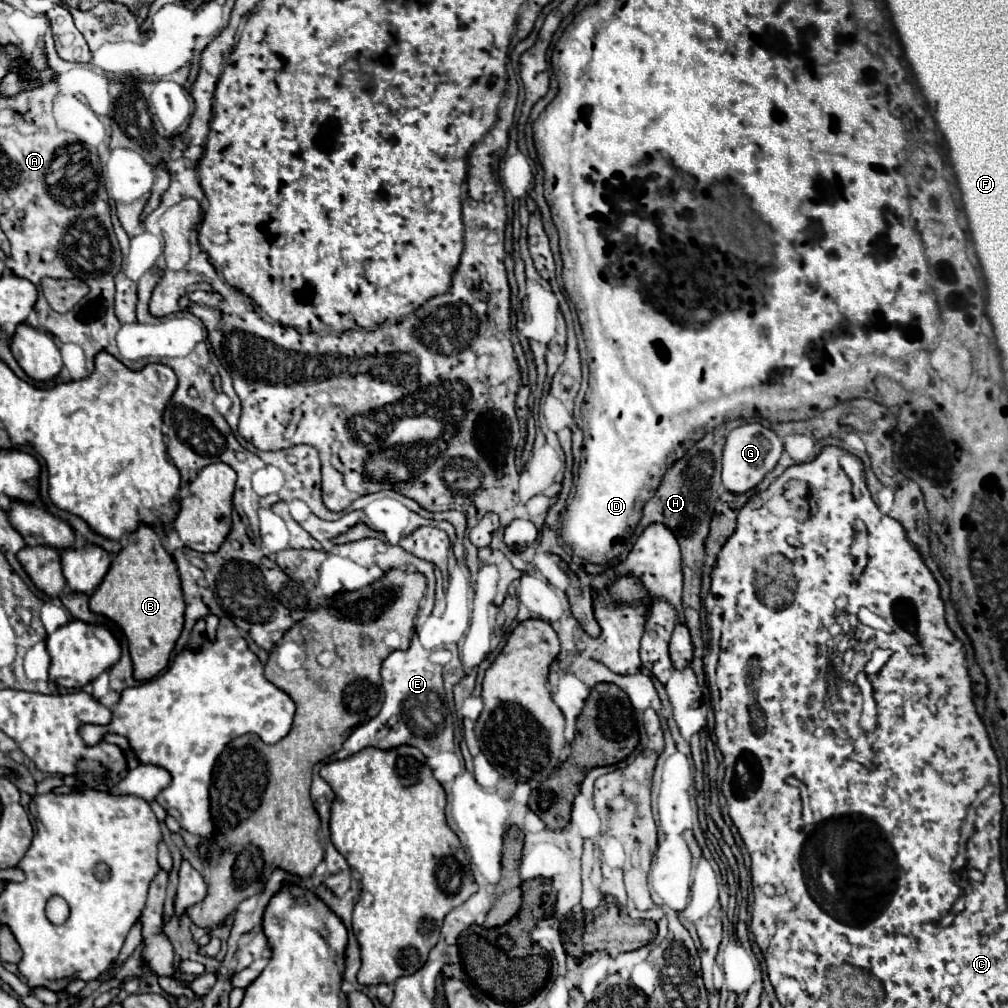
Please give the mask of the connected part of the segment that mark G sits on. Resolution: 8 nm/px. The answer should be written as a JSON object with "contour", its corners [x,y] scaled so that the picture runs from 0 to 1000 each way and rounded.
{"contour":[[[743,419],[731,423],[723,429],[719,444],[717,444],[717,480],[723,488],[735,490],[749,484],[761,468],[765,468],[775,454],[777,437],[765,427],[757,425],[755,419]]]}

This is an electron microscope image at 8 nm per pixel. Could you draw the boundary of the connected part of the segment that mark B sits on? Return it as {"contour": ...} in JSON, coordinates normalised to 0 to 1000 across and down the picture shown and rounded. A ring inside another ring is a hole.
{"contour":[[[138,520],[138,524],[130,528],[130,540],[120,544],[112,554],[104,573],[88,591],[88,601],[92,607],[112,615],[126,631],[132,671],[136,675],[150,675],[166,661],[170,645],[182,625],[184,599],[176,562],[154,524]]]}

